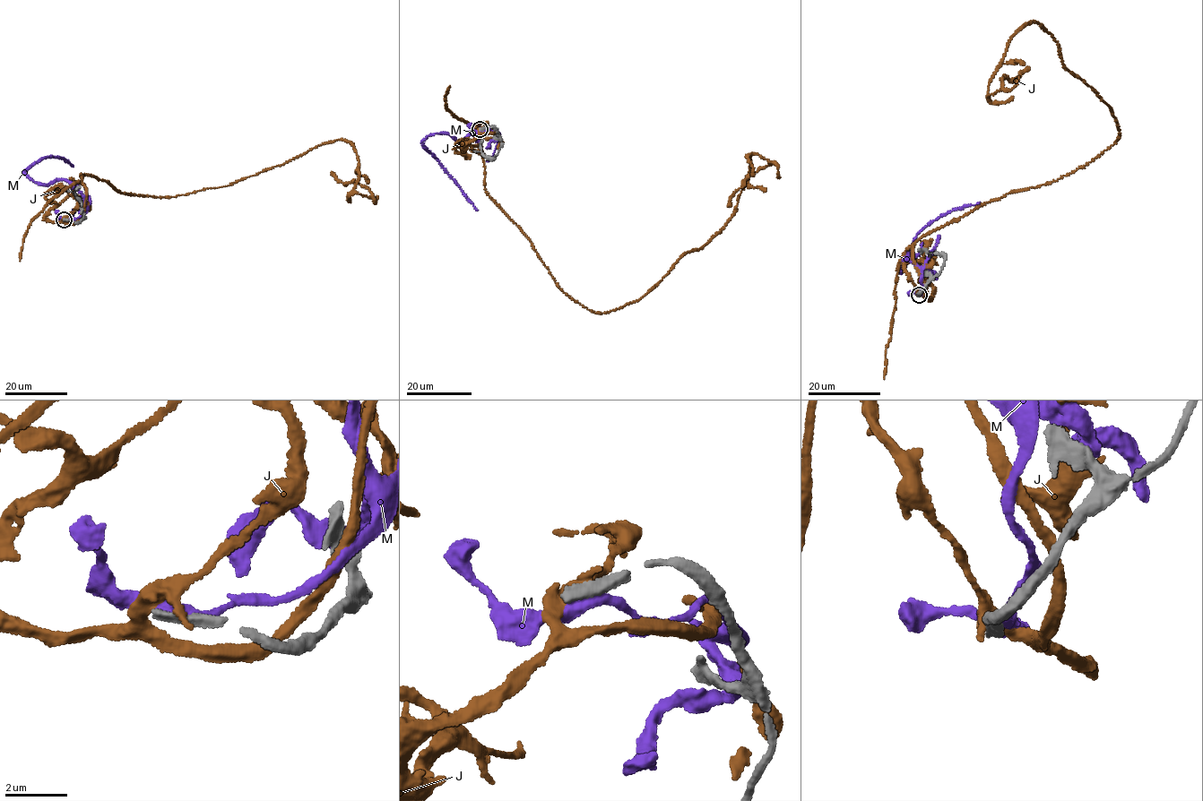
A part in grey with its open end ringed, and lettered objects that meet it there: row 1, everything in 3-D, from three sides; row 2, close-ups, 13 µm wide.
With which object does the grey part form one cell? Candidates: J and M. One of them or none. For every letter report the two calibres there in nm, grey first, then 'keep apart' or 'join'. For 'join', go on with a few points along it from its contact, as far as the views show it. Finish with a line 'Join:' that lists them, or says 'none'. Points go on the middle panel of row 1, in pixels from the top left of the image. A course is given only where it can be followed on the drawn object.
J: 480/360 nm | keep apart
M: 460/380 nm | keep apart
Join: none

